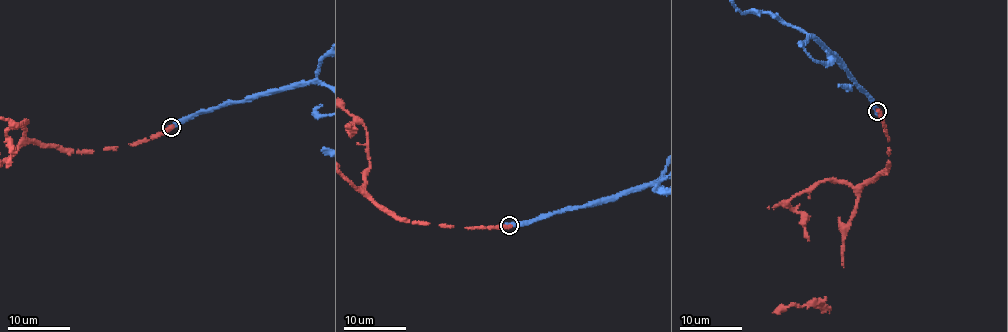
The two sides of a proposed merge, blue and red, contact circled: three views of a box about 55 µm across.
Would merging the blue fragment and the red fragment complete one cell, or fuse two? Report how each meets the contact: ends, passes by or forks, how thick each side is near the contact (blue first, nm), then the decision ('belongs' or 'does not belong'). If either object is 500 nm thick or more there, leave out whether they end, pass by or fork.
500/480 nm | does not belong

